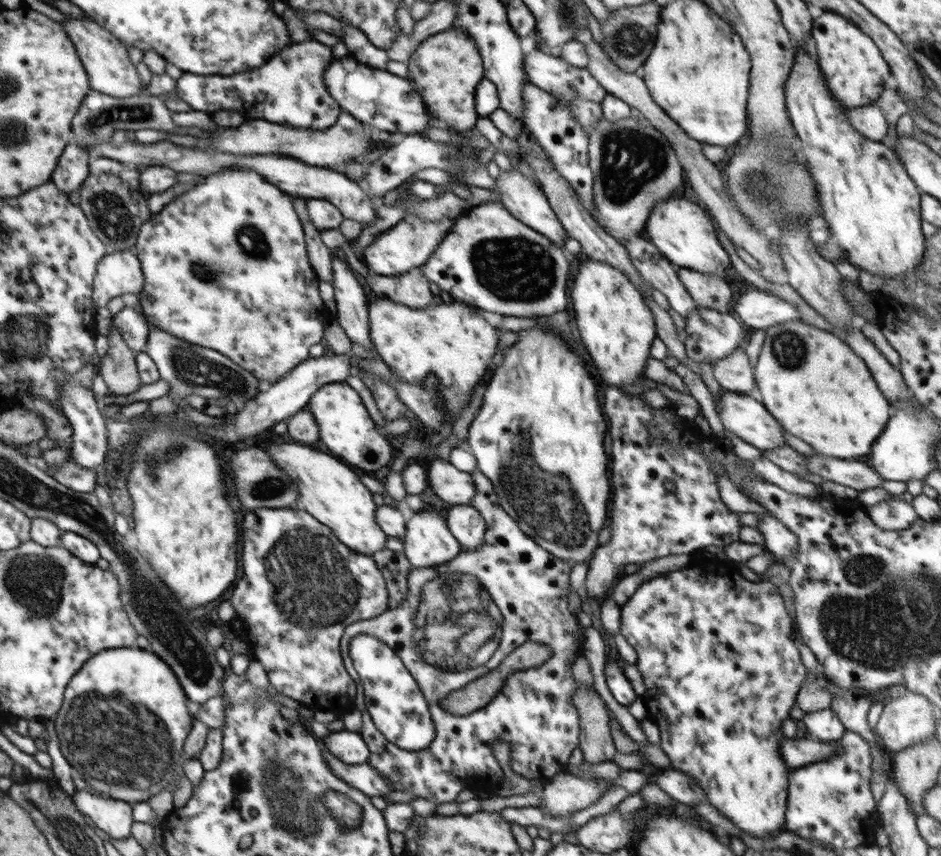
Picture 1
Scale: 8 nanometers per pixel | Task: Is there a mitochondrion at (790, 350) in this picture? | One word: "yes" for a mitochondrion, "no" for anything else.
yes

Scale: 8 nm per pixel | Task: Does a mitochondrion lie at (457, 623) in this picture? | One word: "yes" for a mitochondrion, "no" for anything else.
yes

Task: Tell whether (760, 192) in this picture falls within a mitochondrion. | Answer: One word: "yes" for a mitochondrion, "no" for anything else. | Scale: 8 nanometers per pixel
yes

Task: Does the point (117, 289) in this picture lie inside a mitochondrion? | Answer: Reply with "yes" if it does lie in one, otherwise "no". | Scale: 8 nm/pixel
no

